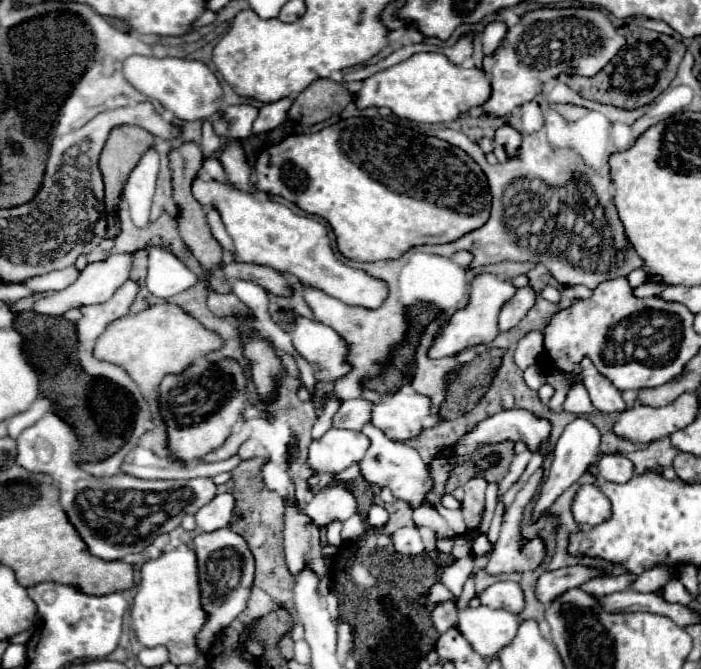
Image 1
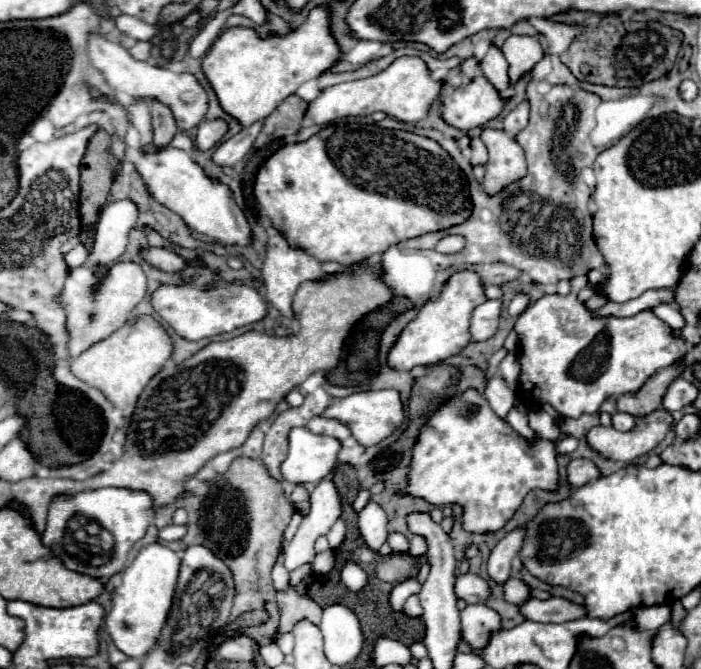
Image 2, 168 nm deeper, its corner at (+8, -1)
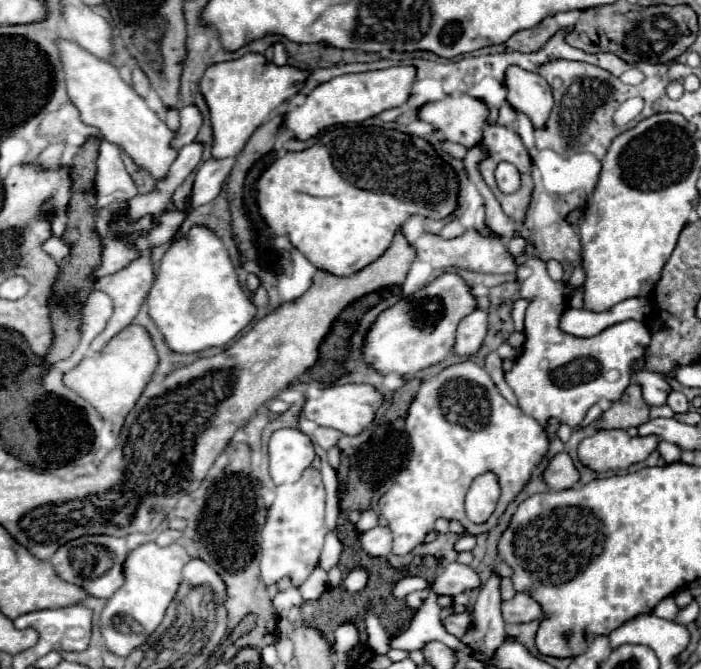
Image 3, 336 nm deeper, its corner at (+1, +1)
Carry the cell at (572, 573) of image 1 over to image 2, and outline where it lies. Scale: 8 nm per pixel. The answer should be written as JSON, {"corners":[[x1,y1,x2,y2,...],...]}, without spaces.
{"corners":[[508,578,506,580,506,590,504,590,504,598,508,602,514,602,514,604,524,604,532,598,532,590,530,586,520,580,520,578]]}

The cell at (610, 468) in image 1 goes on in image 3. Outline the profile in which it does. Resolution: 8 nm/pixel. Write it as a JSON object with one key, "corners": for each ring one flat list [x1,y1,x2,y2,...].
{"corners":[[567,452,555,454,543,470,543,482,551,490,567,490,579,482,579,472]]}

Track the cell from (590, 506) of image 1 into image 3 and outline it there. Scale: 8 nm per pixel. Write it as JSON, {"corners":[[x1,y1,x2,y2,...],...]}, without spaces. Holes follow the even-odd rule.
{"corners":[[471,360,451,364,443,368,437,376,421,382,415,398,409,404,405,428,411,442,409,462,401,468,401,472,393,476,392,480,395,480,393,486,379,498,379,514,387,520,387,526,393,532,393,554,399,554,399,556,405,556,417,546,425,544,425,536,435,528,437,518,459,520,473,536,489,532,497,524,499,516,505,512,507,504,525,488,531,472,535,470,535,466,541,462,541,458,549,448,547,432,541,428,541,424,535,418,521,412,521,408,511,406,499,394,491,376],[489,470,499,476,501,498,497,502,495,512,489,516,489,520,475,526,465,516,463,500,473,478]]}

